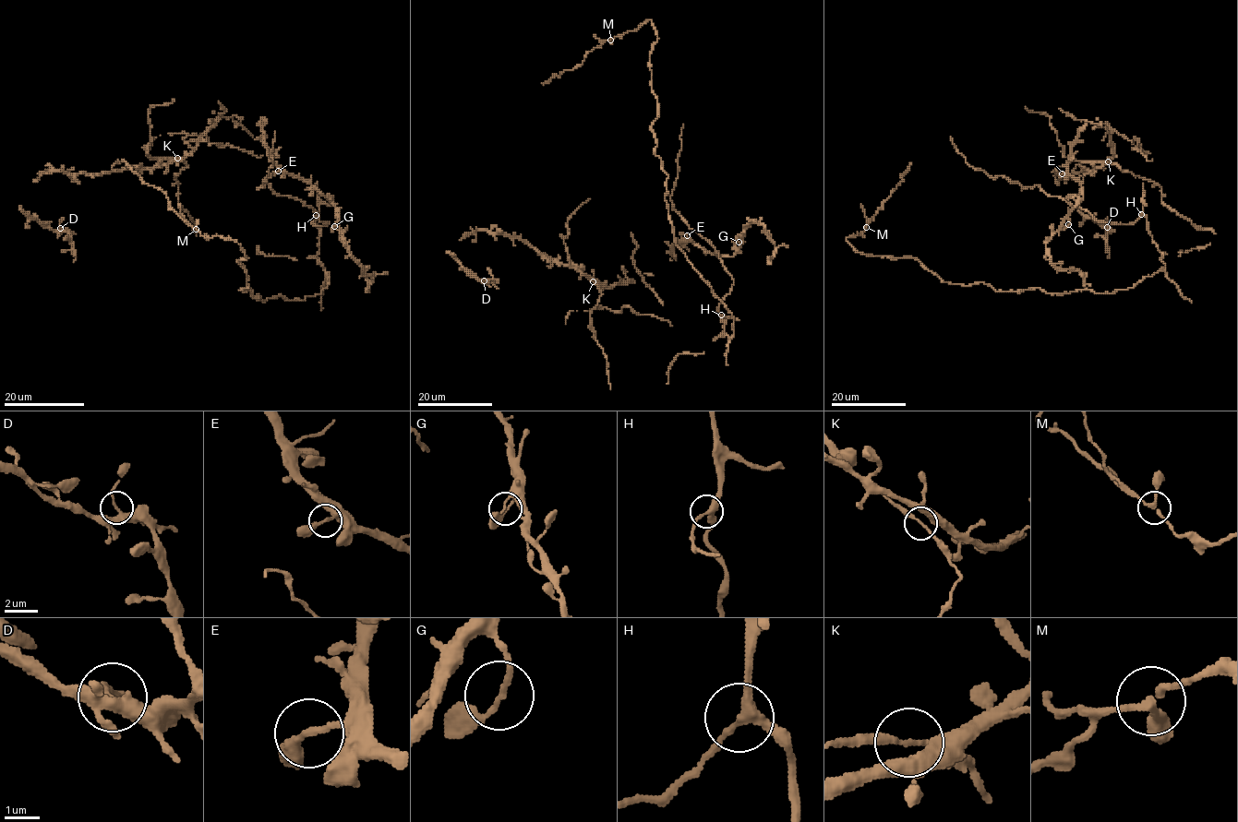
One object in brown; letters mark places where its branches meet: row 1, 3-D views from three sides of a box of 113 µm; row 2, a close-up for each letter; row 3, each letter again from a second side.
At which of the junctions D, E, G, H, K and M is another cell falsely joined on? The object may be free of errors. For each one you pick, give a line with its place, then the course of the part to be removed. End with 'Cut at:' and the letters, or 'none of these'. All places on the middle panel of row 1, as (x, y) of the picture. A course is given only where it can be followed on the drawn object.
Cut at: none of these

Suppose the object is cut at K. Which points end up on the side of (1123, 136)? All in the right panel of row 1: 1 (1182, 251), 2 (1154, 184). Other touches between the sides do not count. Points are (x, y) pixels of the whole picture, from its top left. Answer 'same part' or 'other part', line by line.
1: other part
2: other part

